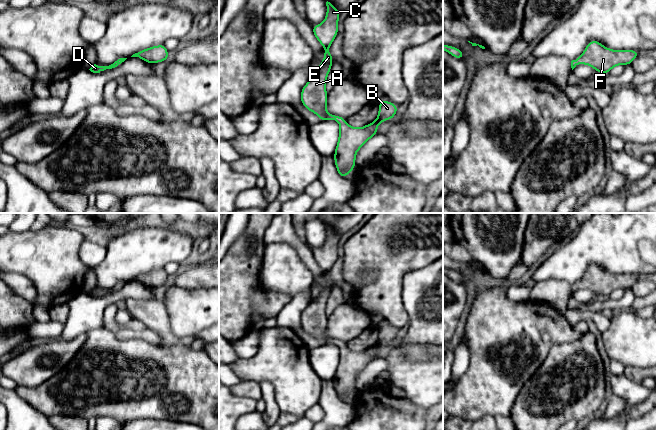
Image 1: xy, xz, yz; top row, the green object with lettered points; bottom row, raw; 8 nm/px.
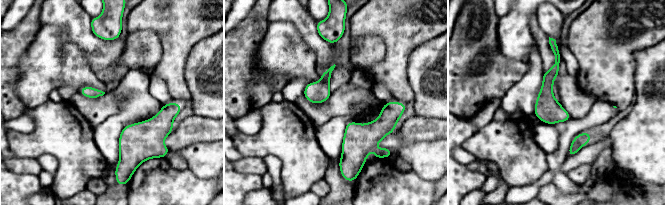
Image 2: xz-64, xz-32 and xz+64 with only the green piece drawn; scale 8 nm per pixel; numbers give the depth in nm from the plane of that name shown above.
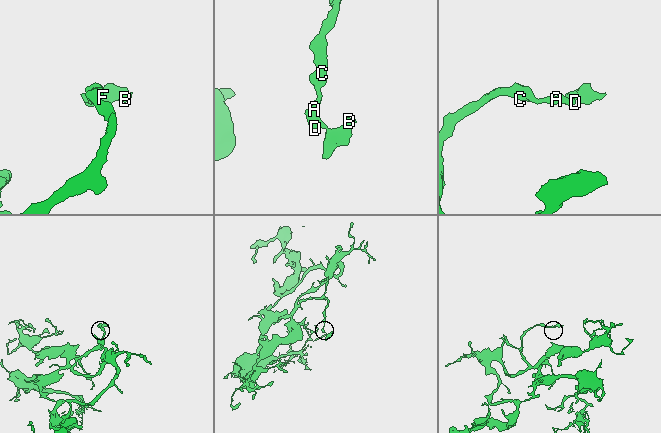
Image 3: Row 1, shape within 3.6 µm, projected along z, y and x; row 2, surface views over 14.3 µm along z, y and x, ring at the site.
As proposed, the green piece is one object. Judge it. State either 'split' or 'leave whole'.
leave whole

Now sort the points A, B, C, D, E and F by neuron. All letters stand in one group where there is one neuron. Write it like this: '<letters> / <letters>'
A B C D E F

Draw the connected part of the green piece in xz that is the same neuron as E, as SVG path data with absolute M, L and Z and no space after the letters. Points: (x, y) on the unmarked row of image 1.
M326 226L327 238L323 247L312 250L315 261L324 271L324 283L313 297L313 300L302 312L301 326L309 335L317 338L320 345L335 344L340 348L338 367L334 384L337 395L341 401L345 401L356 390L355 380L357 375L373 360L377 359L377 350L387 343L393 343L398 330L389 325L379 325L379 337L377 343L361 352L348 349L344 341L327 337L326 303L333 288L329 270L338 257L338 242L340 235L330 226Z

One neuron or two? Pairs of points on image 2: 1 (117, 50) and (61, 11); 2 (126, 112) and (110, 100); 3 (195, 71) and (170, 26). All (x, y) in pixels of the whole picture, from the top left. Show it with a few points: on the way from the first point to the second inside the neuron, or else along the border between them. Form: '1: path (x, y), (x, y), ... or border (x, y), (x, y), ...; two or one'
1: path (103, 50), (100, 50), (75, 25); one
2: border (114, 91), (119, 101), (119, 109), (101, 122); two
3: border (202, 39), (193, 47), (187, 59), (185, 81); two

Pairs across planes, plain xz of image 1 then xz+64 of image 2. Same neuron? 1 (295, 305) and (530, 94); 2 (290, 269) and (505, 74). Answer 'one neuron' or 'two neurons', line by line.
1: one neuron
2: two neurons

